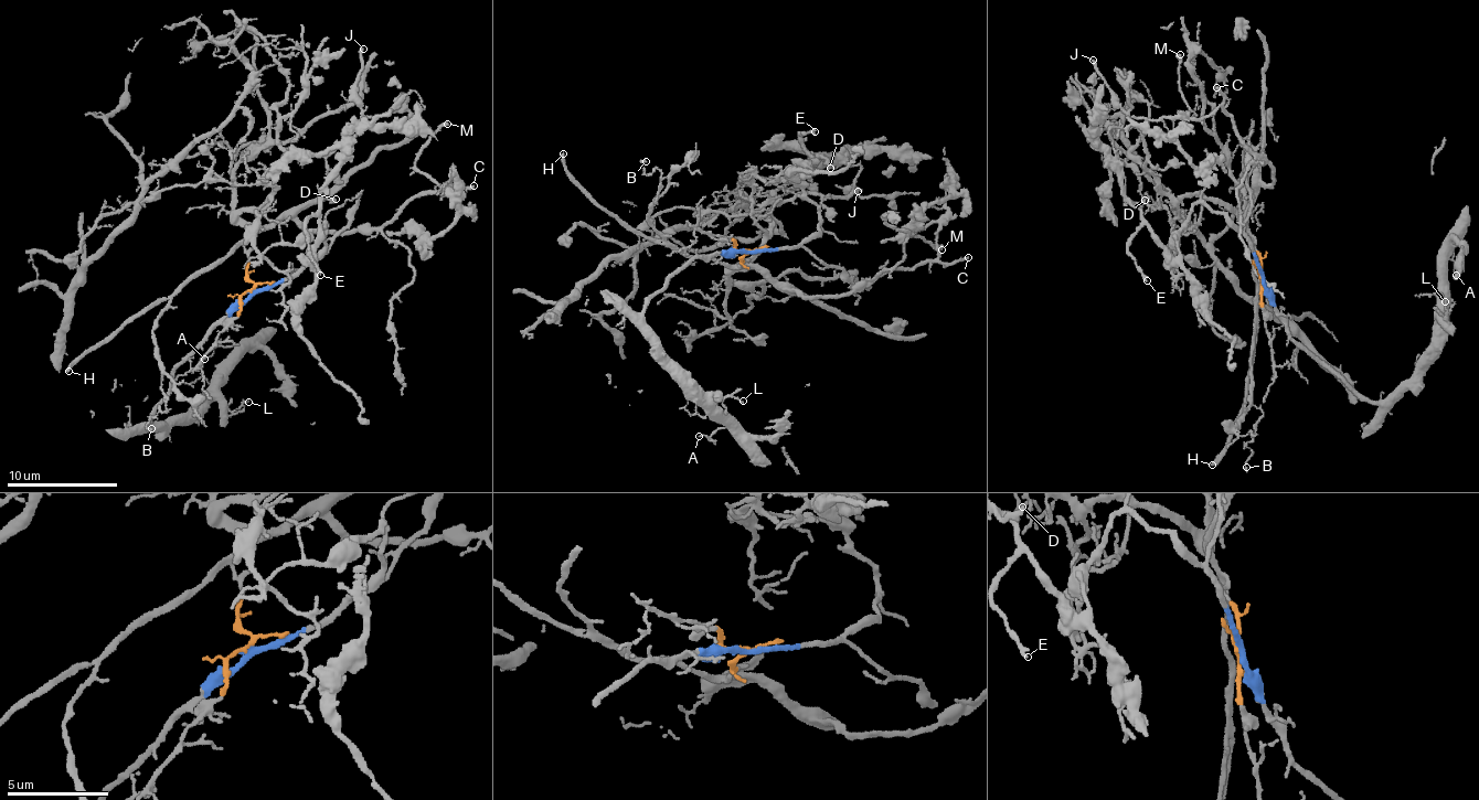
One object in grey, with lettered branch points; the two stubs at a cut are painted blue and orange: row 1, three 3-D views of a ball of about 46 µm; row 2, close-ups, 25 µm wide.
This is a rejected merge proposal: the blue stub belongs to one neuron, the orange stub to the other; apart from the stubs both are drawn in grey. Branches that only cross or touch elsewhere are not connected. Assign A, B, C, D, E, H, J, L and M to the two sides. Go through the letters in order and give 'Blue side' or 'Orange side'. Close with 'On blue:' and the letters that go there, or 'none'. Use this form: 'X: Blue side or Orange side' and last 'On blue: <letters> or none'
A: Blue side
B: Orange side
C: Orange side
D: Blue side
E: Blue side
H: Orange side
J: Orange side
L: Blue side
M: Orange side
On blue: A, D, E, L

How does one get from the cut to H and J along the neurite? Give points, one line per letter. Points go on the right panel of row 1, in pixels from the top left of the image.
H: (1258, 275), (1261, 262), (1255, 240), (1255, 331), (1247, 401), (1222, 451), (1211, 465)
J: (1258, 275), (1255, 237), (1238, 214), (1227, 206), (1209, 201), (1170, 198), (1145, 168), (1142, 137), (1093, 60)

